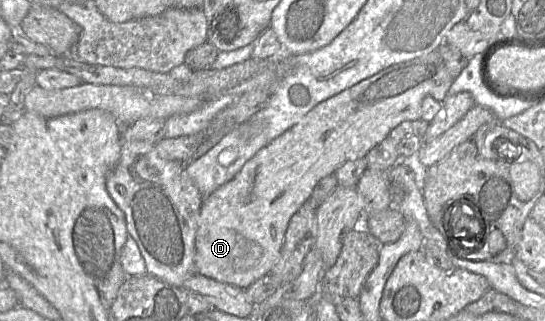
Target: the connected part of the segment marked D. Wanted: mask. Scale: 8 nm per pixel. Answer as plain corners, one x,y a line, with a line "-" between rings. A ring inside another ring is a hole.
435,49
412,60
391,65
317,104
298,123
261,148
230,181
203,199
195,238
196,273
242,289
269,274
280,258
291,217
311,198
317,183
334,174
345,162
364,158
400,123
419,120
425,97
442,102
454,80

